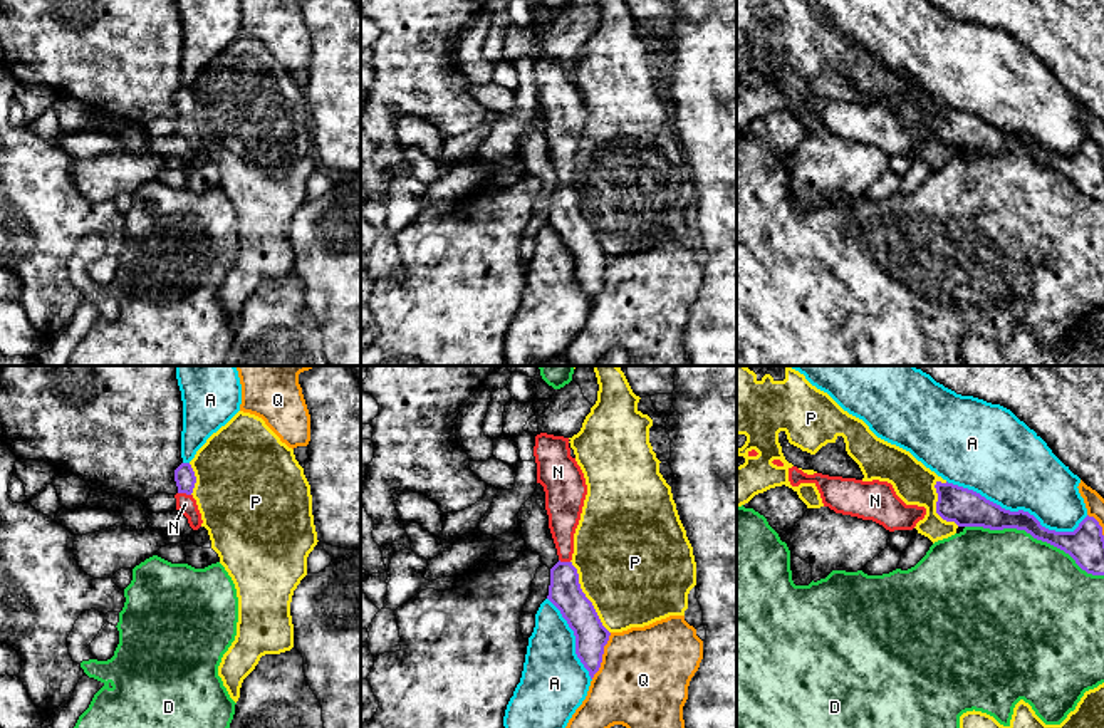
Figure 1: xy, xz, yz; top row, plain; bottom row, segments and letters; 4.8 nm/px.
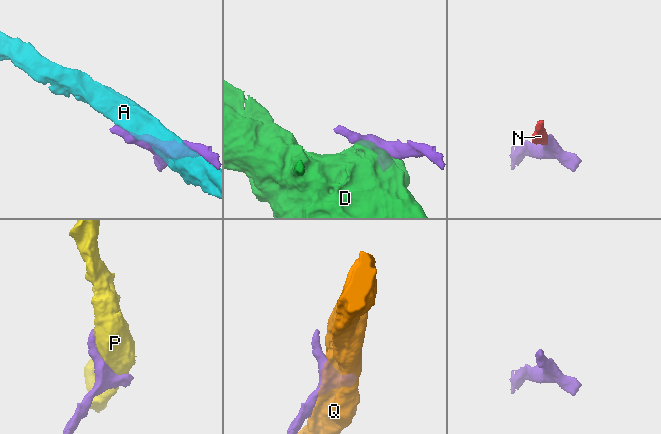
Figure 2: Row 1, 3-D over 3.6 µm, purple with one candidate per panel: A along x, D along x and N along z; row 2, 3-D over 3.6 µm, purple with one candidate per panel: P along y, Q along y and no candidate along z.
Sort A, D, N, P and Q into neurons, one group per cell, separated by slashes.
A / D / N / P / Q

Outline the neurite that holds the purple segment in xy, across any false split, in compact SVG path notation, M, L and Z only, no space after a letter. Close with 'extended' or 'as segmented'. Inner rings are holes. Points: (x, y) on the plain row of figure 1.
M181 87L174 94L174 106L178 111L178 117L174 119L176 134L180 134L188 143L188 148L193 154L198 154L203 144L196 124L191 119L196 107L196 101L190 87Z | extended

